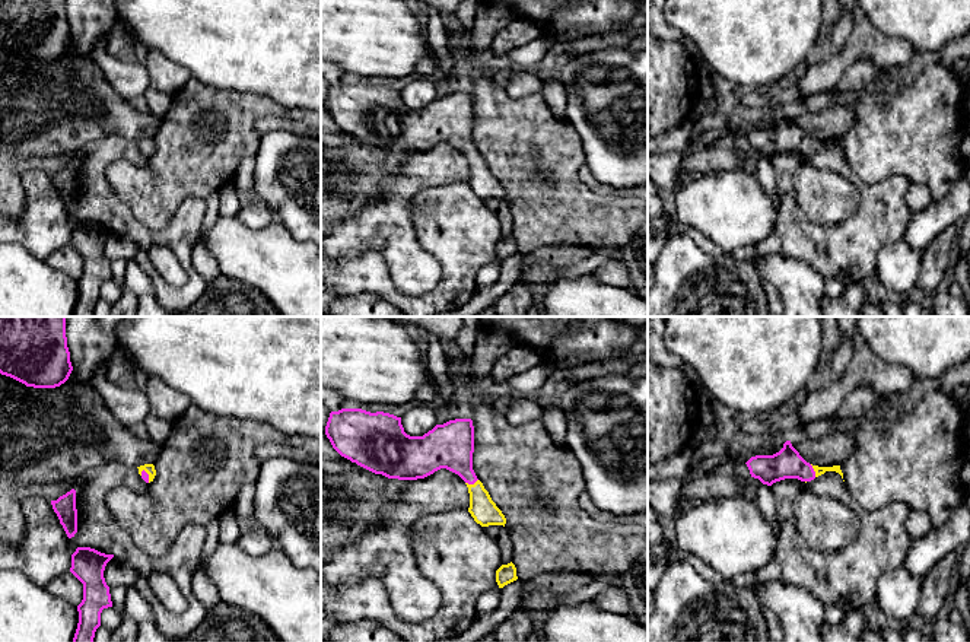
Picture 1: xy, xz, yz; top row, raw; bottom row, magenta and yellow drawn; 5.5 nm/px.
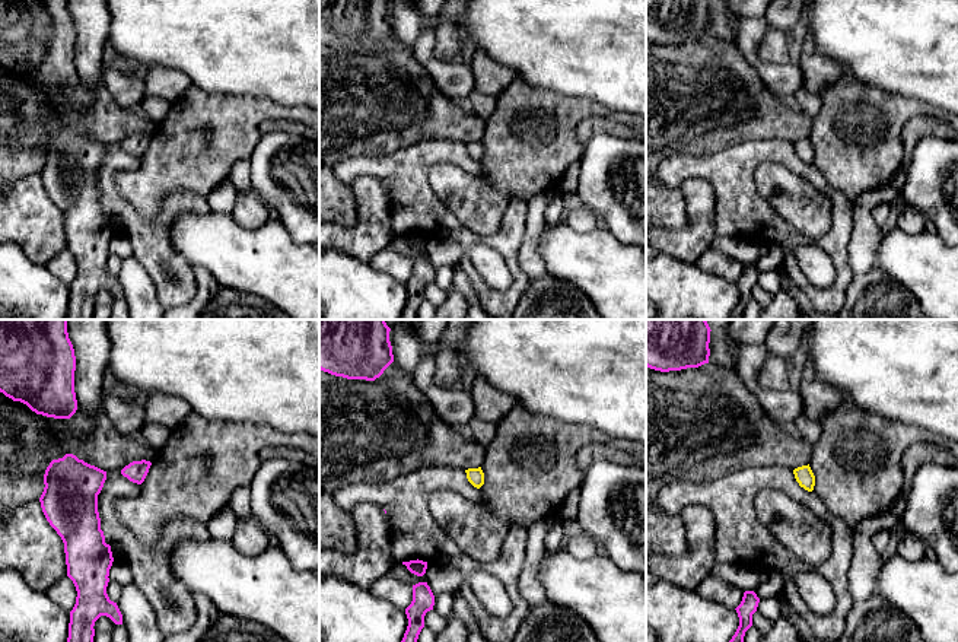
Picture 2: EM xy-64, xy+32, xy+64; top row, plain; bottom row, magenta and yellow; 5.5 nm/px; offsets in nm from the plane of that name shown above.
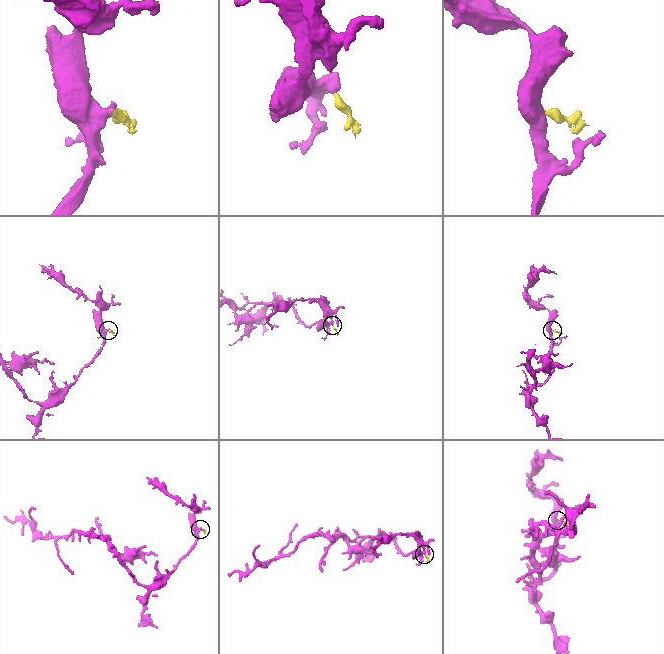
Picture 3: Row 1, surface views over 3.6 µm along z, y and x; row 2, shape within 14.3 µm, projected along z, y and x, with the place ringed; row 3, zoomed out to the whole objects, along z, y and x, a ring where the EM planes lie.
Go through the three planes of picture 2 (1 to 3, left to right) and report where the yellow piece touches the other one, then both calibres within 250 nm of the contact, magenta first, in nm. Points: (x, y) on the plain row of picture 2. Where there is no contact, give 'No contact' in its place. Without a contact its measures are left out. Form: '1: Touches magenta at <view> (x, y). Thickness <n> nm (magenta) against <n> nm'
1: No contact
2: No contact
3: No contact

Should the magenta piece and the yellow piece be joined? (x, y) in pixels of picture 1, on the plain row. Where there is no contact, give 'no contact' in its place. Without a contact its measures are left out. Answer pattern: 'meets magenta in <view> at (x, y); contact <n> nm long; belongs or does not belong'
meets magenta in xz at (471, 156); contact 80 nm long; belongs

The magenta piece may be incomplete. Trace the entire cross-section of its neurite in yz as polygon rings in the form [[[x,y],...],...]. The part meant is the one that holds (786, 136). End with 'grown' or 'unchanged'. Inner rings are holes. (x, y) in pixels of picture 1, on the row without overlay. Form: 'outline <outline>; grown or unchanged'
outline [[[786,114],[779,125],[773,128],[751,130],[745,137],[751,150],[758,152],[767,159],[785,152],[798,152],[807,156],[824,147],[826,144],[836,144],[843,152],[840,139],[812,139],[799,128],[799,125],[792,120],[791,114]]]; grown

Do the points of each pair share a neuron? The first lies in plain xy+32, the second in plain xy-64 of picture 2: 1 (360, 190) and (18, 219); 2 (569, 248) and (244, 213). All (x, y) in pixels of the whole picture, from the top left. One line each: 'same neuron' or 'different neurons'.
1: same neuron
2: different neurons

